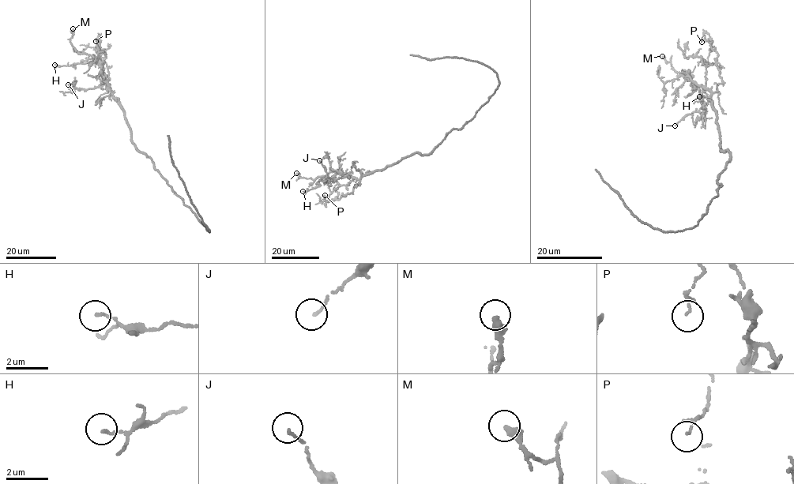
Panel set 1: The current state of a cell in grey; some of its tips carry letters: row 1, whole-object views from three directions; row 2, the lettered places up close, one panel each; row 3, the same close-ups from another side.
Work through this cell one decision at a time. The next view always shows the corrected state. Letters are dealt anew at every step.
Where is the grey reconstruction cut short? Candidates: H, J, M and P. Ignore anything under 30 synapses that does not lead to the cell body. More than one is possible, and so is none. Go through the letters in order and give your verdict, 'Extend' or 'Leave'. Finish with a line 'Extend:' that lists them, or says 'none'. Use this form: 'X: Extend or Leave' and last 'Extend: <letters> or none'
H: Leave
J: Leave
M: Leave
P: Leave
Extend: none

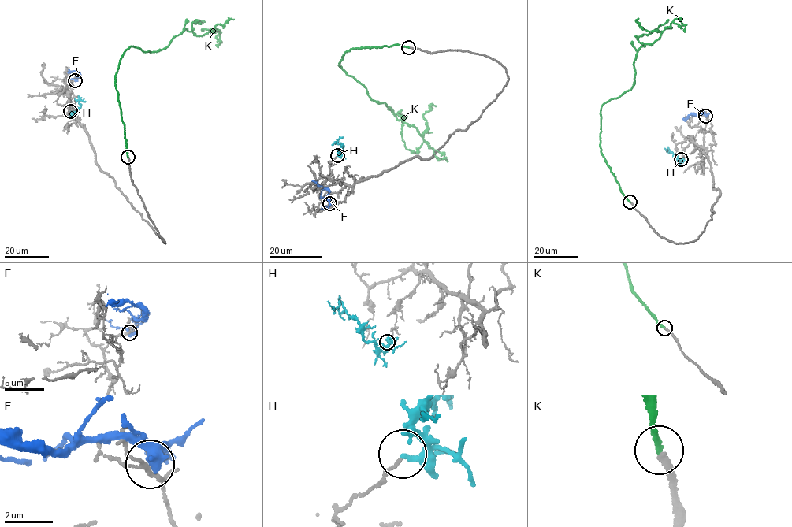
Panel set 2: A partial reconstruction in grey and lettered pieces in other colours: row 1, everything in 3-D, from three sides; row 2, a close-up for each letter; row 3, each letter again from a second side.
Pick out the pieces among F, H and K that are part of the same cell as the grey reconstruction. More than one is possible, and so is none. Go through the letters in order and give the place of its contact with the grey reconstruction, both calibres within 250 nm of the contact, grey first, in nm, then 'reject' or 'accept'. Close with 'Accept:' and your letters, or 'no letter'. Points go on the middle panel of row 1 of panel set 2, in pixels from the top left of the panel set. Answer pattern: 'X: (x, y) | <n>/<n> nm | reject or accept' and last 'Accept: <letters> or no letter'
F: (329, 203) | 130/440 nm | reject
H: (337, 155) | 120/190 nm | reject
K: (408, 47) | 220/240 nm | accept
Accept: K

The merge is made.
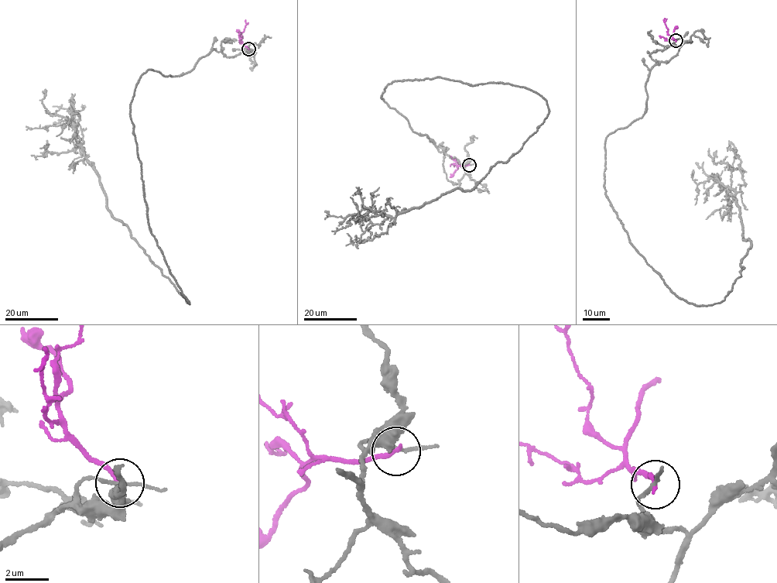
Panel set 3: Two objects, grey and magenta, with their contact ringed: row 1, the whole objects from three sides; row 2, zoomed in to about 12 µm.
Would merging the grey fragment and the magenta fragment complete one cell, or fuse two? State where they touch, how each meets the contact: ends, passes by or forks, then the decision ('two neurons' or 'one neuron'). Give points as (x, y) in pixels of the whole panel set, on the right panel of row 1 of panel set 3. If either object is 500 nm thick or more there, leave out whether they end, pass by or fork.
at (676, 40); grey passes by; magenta ends there; two neurons

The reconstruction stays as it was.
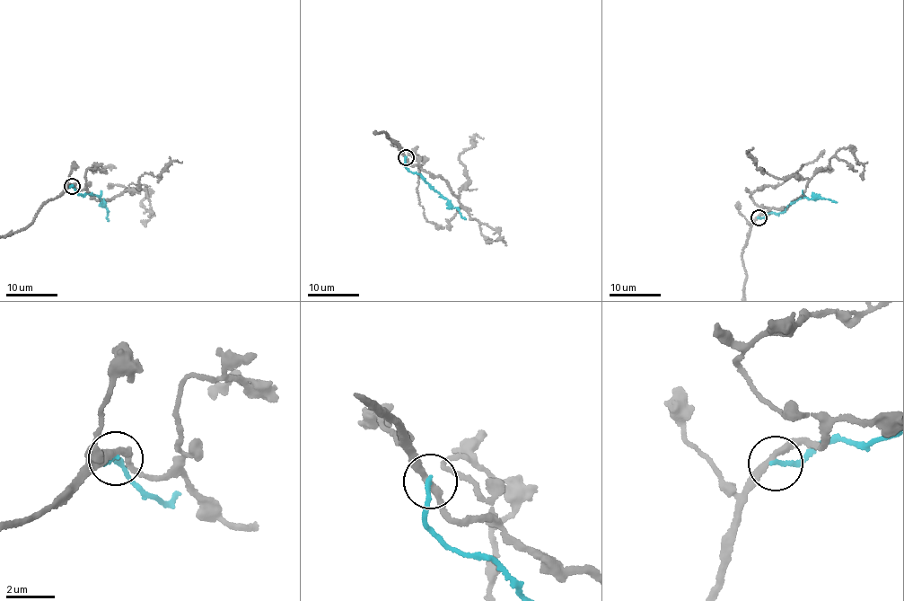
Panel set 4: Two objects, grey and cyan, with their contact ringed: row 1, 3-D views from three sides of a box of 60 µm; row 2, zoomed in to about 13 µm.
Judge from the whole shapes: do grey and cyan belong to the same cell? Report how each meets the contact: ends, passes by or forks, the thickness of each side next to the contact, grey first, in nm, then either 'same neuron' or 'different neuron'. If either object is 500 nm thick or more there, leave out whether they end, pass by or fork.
grey passes by; cyan ends there; 260 nm thick on the grey side, 190 nm on the other; different neuron

